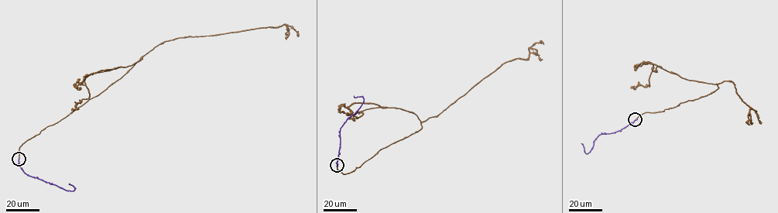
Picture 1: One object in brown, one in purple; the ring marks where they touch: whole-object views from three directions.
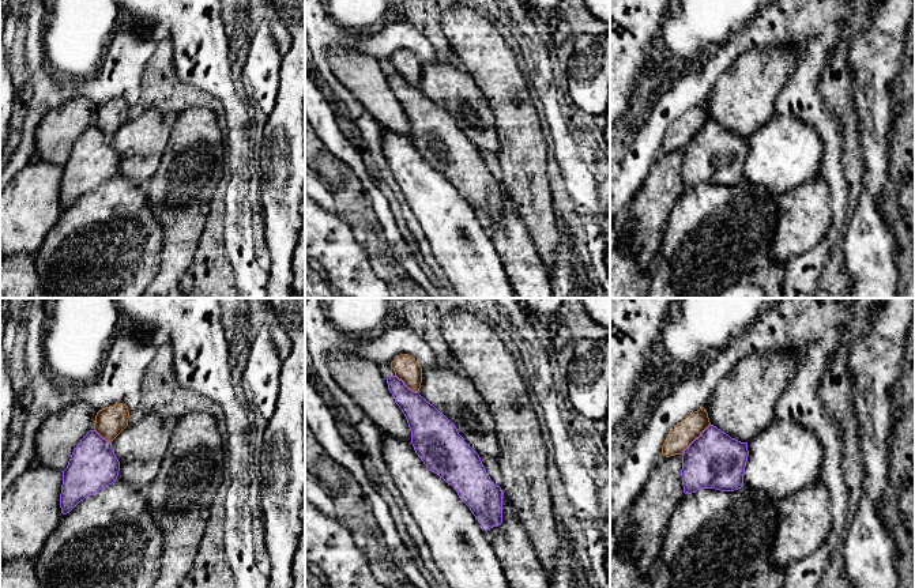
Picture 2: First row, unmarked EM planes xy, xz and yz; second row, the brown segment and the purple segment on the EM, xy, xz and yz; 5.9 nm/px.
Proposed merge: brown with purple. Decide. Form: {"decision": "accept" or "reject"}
{"decision": "reject"}

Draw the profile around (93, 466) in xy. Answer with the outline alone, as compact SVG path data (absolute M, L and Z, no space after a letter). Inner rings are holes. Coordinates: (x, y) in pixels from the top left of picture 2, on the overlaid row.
M90 430L74 449L63 471L61 513L69 513L80 501L117 480L120 461L112 442Z

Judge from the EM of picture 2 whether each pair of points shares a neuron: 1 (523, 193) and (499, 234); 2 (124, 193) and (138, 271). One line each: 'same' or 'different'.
1: different
2: same

